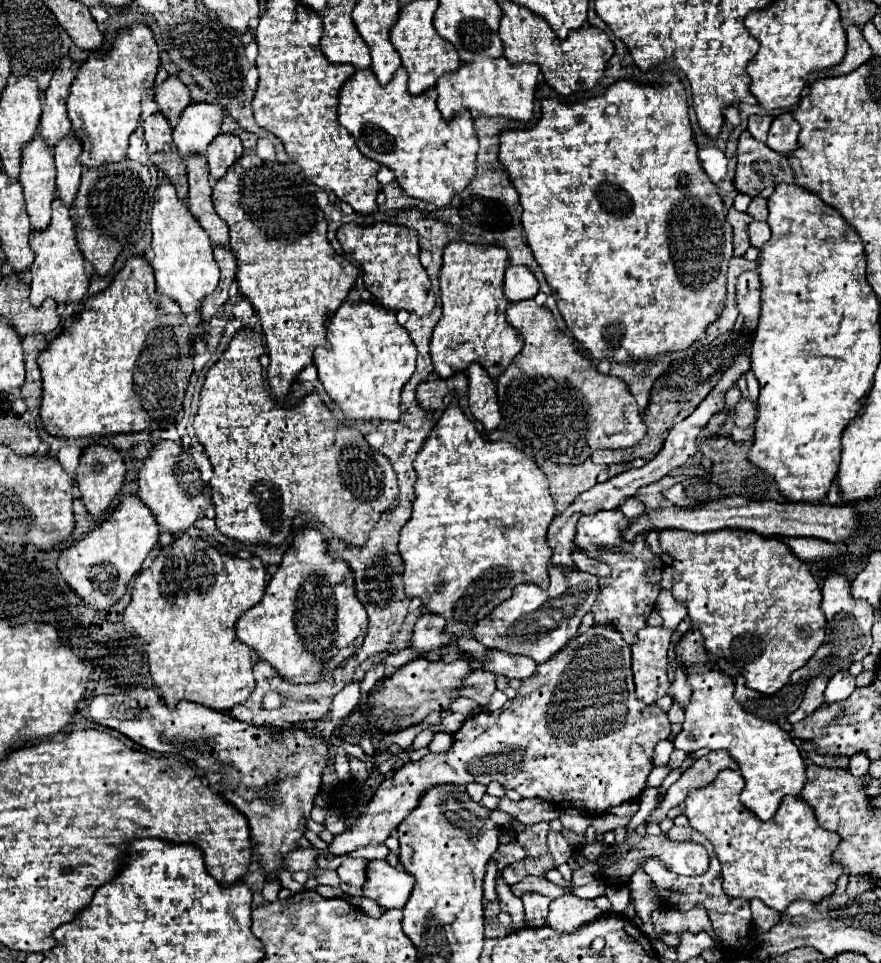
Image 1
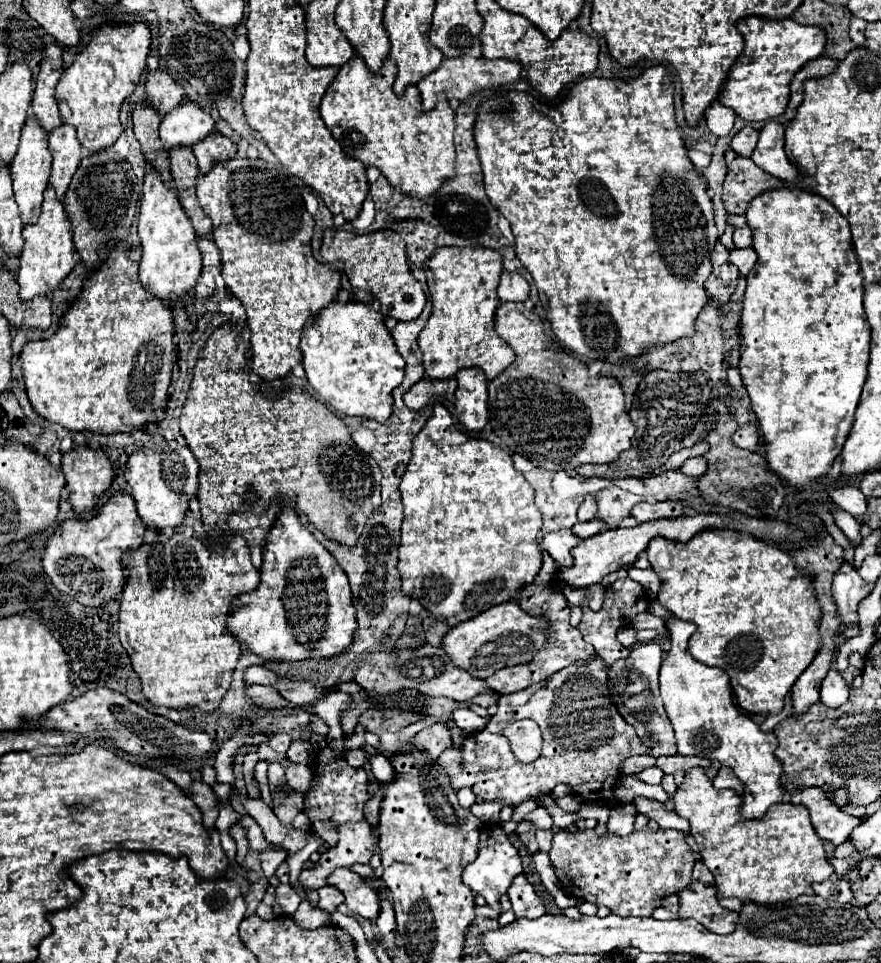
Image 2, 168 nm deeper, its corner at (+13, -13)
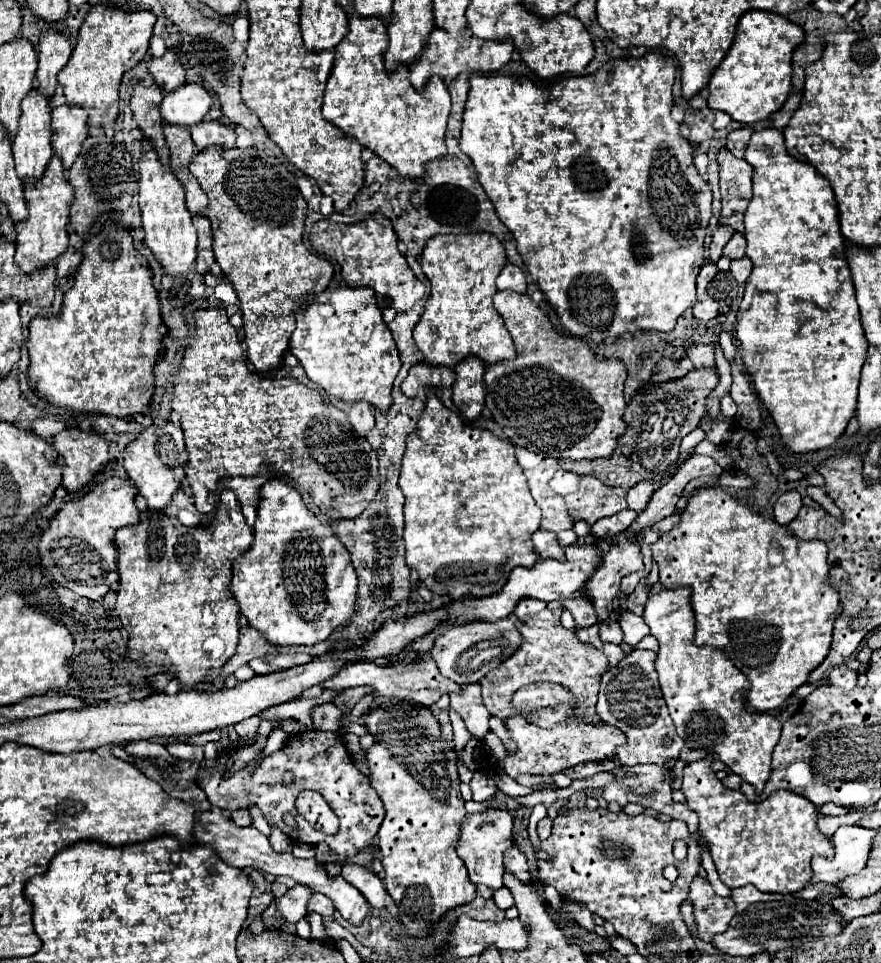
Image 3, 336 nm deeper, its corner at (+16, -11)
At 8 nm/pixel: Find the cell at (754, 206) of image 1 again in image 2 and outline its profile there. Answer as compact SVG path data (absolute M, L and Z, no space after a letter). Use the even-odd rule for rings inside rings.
M745 225L743 229L735 229L733 233L733 241L737 247L745 249L745 247L751 247L753 245L753 239L751 239L751 229Z

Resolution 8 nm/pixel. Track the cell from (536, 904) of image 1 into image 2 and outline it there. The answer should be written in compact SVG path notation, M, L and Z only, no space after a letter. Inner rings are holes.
M517 875L509 887L509 899L513 905L513 911L517 917L527 917L527 919L535 919L545 915L545 905L543 901L537 897L533 885L525 879L525 875Z

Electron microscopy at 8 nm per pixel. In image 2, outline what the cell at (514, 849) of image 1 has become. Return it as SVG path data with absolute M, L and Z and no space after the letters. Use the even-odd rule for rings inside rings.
M485 823L481 827L481 835L479 835L479 855L477 855L477 859L473 863L469 863L465 867L463 883L467 883L467 887L471 887L479 895L483 895L487 899L489 907L501 911L499 897L507 891L513 877L519 875L521 871L523 871L523 867L521 867L519 851L511 845L507 833L501 829L499 823Z

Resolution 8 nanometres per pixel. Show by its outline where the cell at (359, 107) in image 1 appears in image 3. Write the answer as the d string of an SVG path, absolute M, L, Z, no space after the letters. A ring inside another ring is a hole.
M350 17L350 31L334 49L336 59L324 91L322 117L376 153L402 177L418 181L424 177L426 163L446 153L444 135L450 115L450 93L440 79L432 81L424 93L416 93L410 83L410 69L396 69L388 77L384 69L386 49L386 27L380 25L380 19Z

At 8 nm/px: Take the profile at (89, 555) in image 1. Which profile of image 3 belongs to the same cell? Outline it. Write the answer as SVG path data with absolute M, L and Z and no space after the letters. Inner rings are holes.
M110 477L96 485L86 497L66 503L42 533L38 551L42 565L54 579L80 597L98 601L106 595L112 583L118 581L114 535L122 527L138 525L140 511L134 505L136 489L120 477Z

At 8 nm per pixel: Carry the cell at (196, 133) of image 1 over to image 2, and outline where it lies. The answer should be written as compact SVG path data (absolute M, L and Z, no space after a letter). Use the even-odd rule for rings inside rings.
M183 101L173 111L169 111L159 127L159 137L165 147L175 145L195 145L213 131L213 117L205 113L197 103Z

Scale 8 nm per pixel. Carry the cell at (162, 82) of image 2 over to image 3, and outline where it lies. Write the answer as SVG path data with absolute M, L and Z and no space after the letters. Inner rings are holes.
M168 49L162 57L148 61L148 71L154 77L154 83L162 87L164 93L170 93L184 85L184 67L178 63L174 49Z

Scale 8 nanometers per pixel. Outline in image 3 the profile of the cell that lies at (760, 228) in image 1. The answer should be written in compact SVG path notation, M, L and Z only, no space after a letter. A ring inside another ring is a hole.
M748 257L734 259L734 261L730 263L730 271L732 271L732 275L734 275L734 279L736 279L738 283L744 283L744 281L748 279L750 271L752 271L752 261L750 261Z

